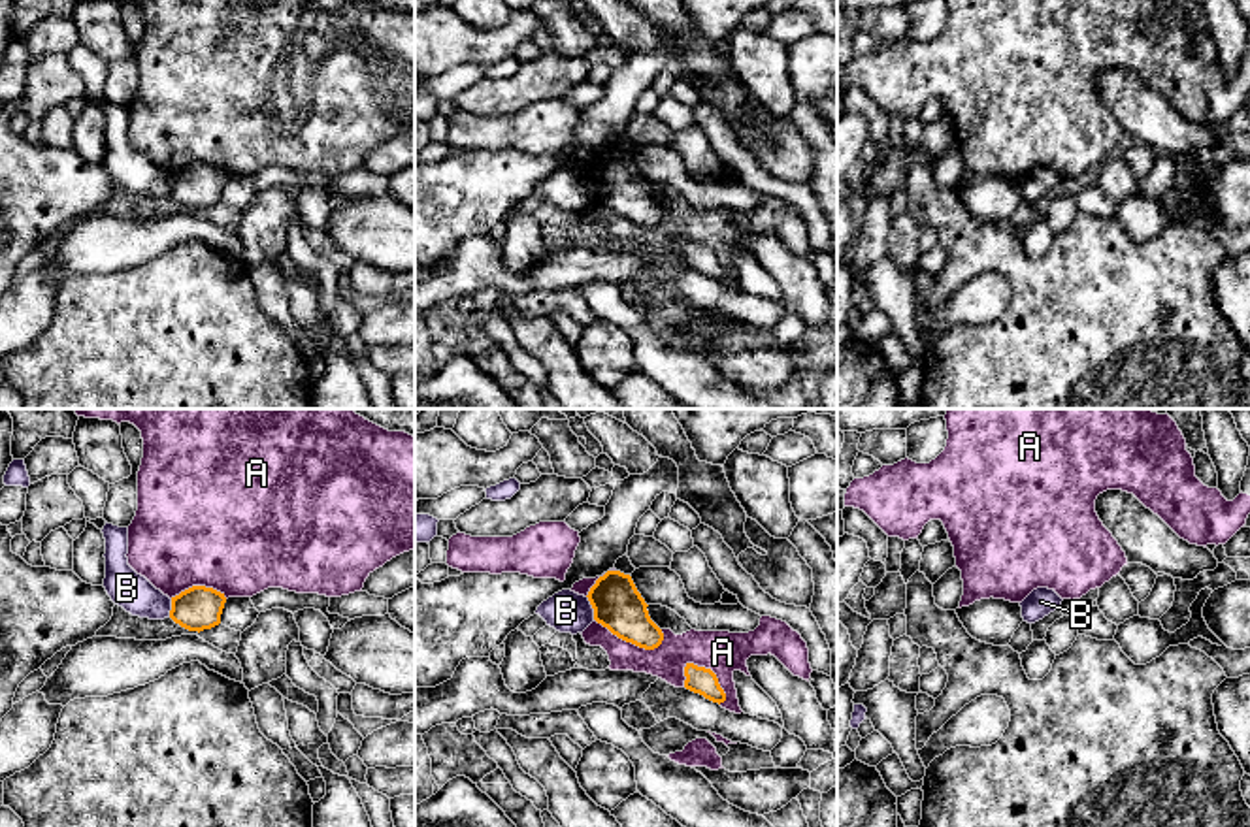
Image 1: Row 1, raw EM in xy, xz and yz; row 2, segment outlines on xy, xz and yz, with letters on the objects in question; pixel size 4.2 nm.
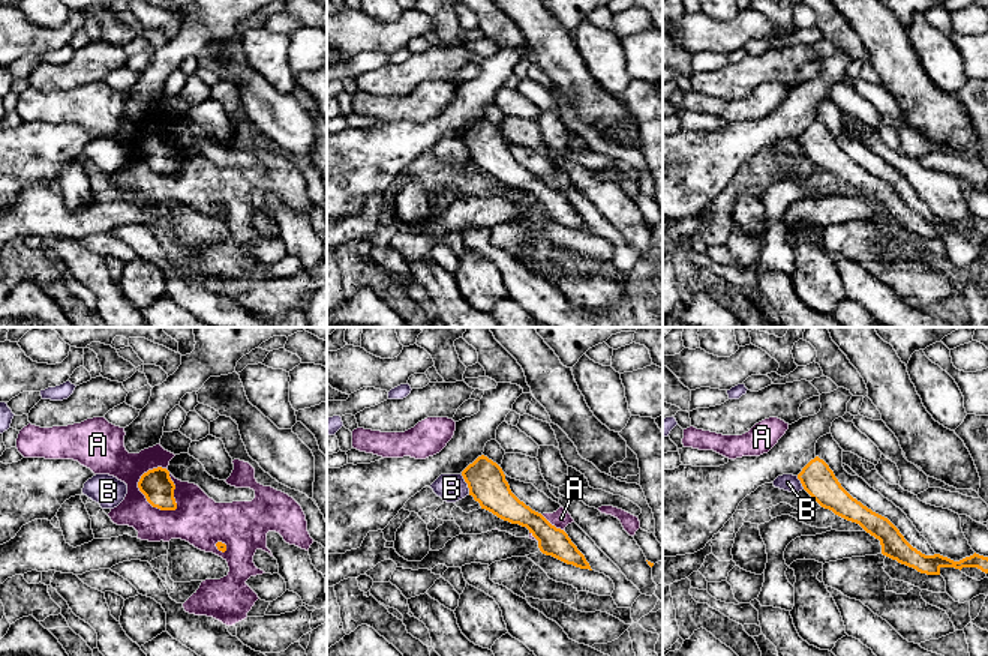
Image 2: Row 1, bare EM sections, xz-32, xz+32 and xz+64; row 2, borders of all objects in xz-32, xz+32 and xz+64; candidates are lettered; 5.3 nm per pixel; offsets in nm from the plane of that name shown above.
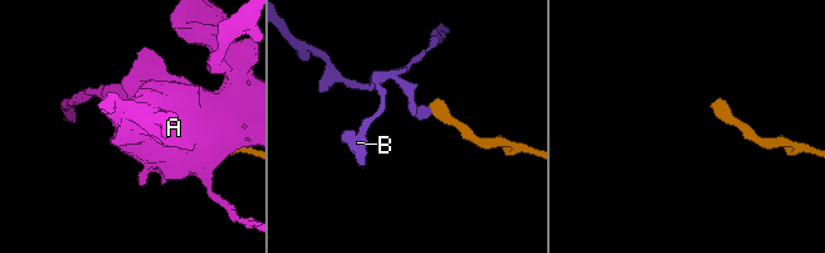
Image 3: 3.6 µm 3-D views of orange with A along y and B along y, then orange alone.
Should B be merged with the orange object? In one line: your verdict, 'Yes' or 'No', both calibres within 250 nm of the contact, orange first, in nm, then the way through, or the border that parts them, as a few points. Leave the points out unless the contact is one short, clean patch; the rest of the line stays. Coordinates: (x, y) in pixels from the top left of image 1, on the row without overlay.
No. Thickness 220 nm (orange) against 180 nm. Boundary: xz (587, 174), (594, 196)

